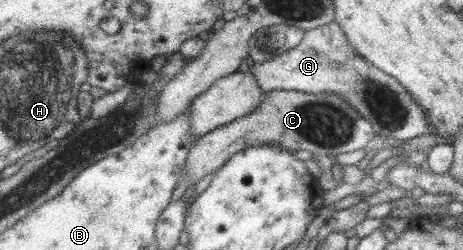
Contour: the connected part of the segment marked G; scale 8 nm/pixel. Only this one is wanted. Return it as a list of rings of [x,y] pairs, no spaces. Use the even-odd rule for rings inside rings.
[[[333,21],[327,25],[307,30],[301,43],[293,49],[278,55],[277,57],[263,62],[252,62],[250,71],[257,79],[257,85],[261,91],[270,92],[273,90],[293,90],[312,94],[335,94],[345,98],[353,108],[359,110],[365,119],[371,122],[377,135],[393,137],[407,141],[419,135],[431,132],[428,127],[425,110],[417,105],[417,100],[409,94],[409,90],[401,85],[394,77],[387,75],[373,63],[363,59],[357,49],[349,43],[339,23]]]

